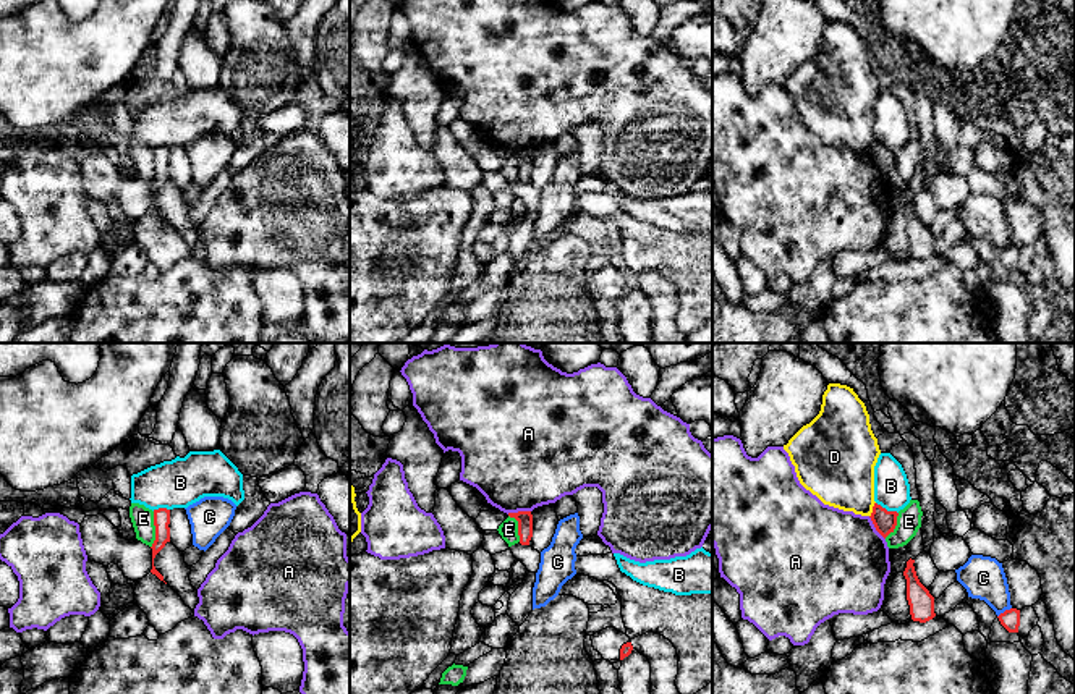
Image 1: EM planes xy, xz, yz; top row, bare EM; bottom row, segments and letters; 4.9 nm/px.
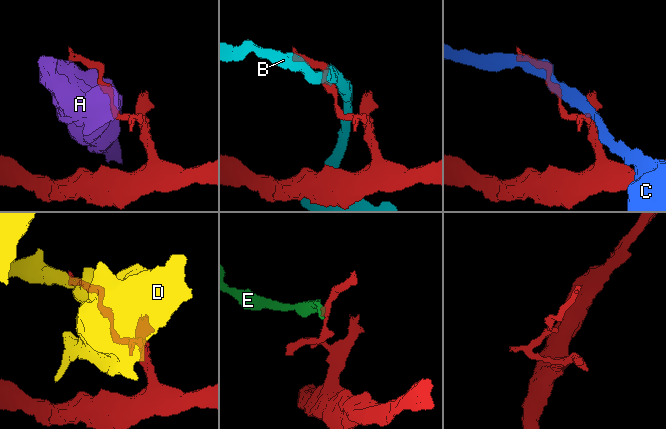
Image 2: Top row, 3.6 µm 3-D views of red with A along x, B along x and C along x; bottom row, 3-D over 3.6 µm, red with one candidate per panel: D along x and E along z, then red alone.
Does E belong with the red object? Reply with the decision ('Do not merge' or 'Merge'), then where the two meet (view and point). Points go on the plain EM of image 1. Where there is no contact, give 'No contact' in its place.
Do not merge. Touches red at xy (156, 167)

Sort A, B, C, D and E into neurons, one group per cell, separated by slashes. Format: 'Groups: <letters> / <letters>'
Groups: A / B / C / D / E

